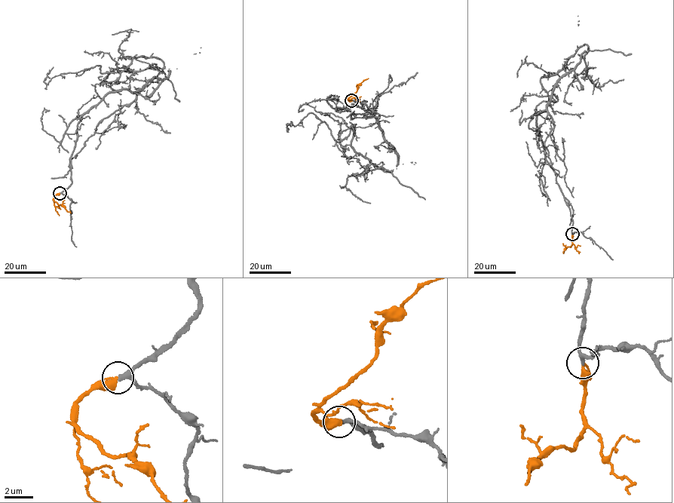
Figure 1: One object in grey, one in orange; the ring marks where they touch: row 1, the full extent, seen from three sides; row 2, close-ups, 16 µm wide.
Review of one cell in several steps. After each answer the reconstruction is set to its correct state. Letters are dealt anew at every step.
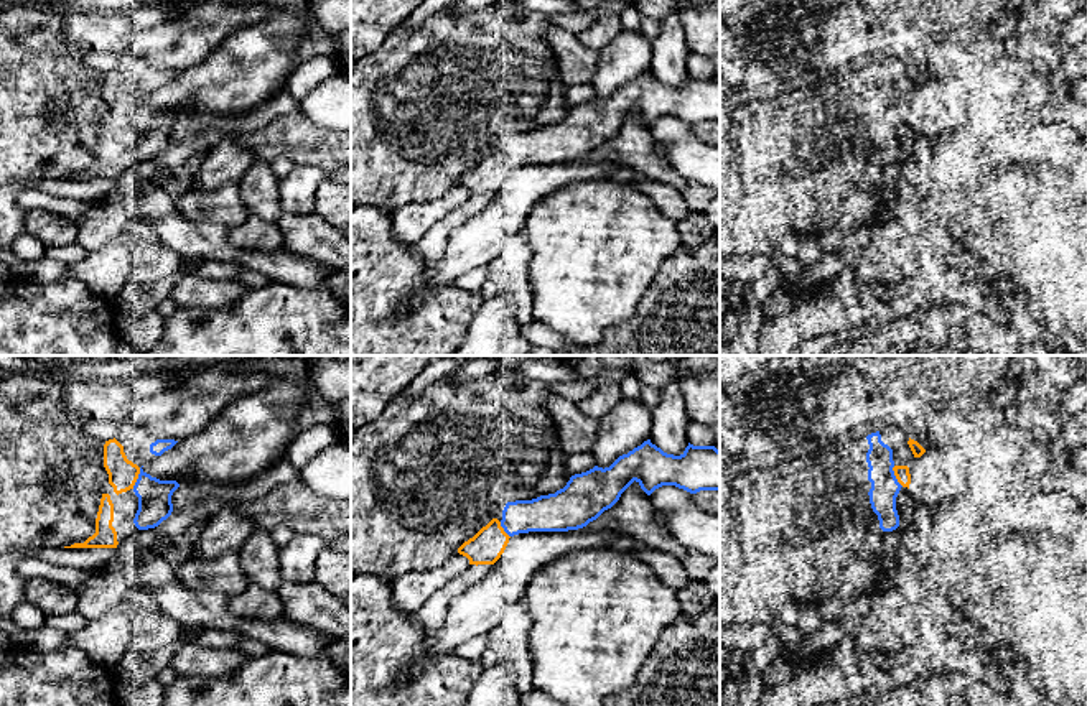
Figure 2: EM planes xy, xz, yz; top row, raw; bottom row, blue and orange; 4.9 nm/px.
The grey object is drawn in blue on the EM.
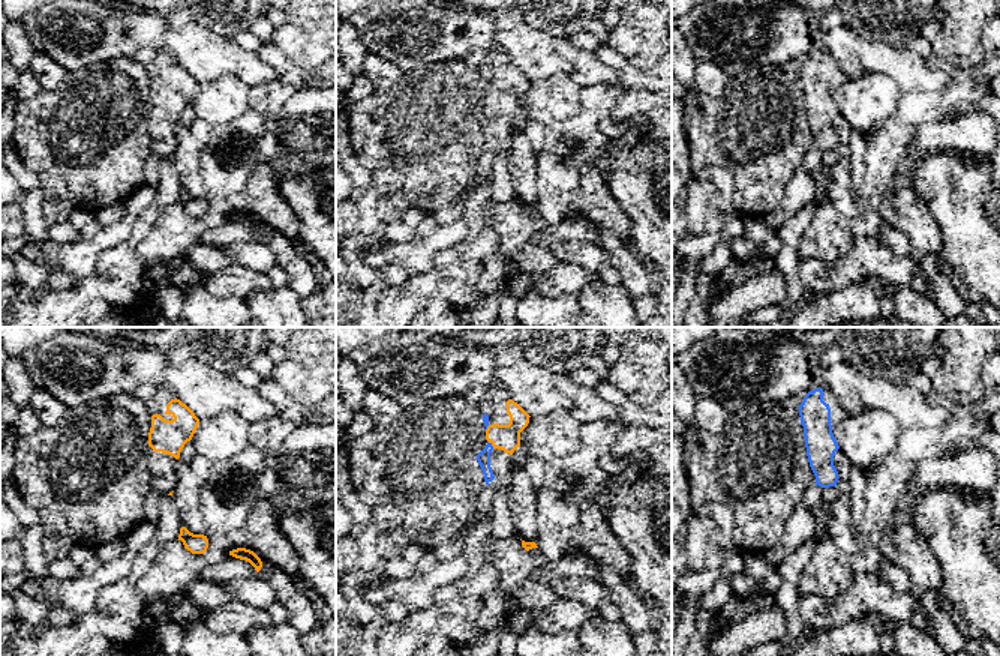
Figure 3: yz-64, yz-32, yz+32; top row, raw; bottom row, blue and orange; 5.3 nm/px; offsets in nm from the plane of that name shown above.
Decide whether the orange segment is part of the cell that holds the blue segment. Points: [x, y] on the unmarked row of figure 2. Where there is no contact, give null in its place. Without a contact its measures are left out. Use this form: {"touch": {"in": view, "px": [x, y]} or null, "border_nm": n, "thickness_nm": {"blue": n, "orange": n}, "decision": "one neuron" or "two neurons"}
{"touch": {"in": "xy", "px": [139, 109]}, "border_nm": 110, "thickness_nm": {"blue": 160, "orange": 140}, "decision": "one neuron"}

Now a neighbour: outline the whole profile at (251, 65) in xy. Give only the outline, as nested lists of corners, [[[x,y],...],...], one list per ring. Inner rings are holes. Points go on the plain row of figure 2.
[[[283,10],[272,12],[262,23],[234,30],[201,63],[180,71],[142,100],[160,112],[176,112],[180,118],[247,112],[283,87],[290,72],[301,63],[301,53],[318,33],[316,18],[310,13],[296,16]]]

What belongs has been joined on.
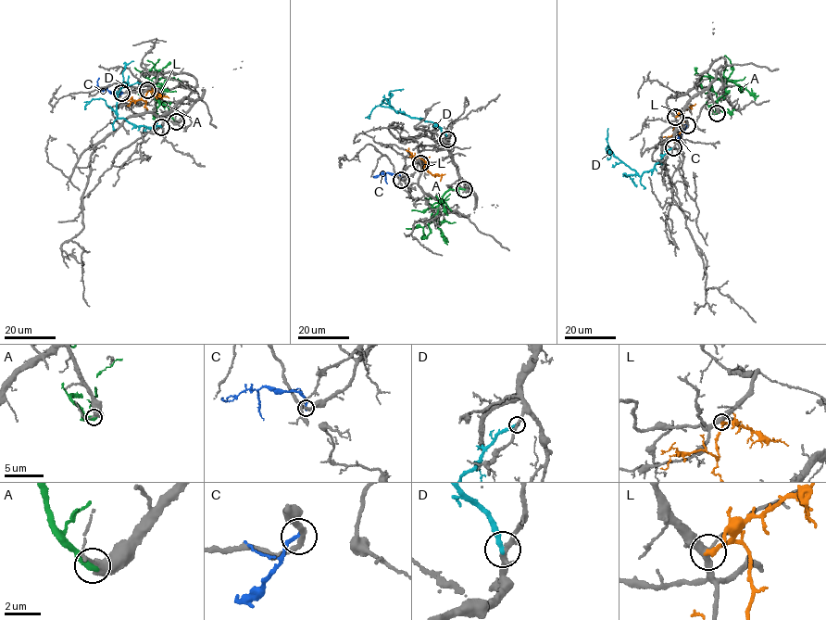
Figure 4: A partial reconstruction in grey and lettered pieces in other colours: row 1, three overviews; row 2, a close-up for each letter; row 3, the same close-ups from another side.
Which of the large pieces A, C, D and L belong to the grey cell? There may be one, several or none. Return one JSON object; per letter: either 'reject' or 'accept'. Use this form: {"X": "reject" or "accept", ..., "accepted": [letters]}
{"A": "reject", "C": "reject", "D": "accept", "L": "reject", "accepted": ["D"]}

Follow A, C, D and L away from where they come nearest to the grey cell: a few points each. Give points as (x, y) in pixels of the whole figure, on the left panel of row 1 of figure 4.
A: (176, 121), (167, 106), (152, 95), (153, 86), (159, 83), (161, 86), (154, 113)
C: (121, 92), (118, 94), (99, 89), (98, 78)
D: (161, 127), (135, 125), (118, 118), (116, 107), (121, 85), (141, 83)
L: (147, 90), (145, 102), (128, 100)

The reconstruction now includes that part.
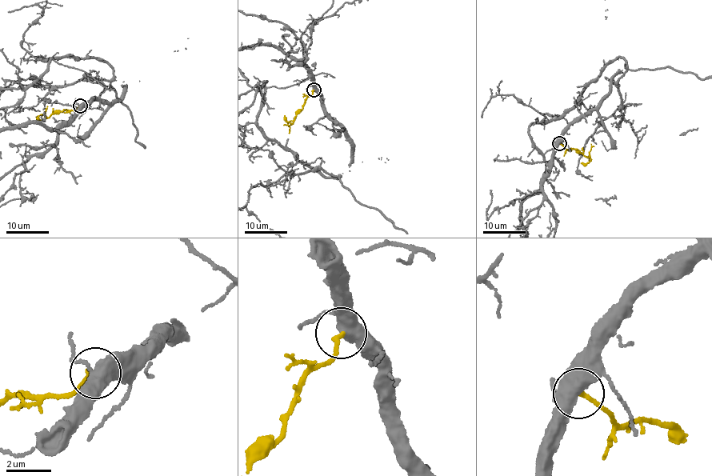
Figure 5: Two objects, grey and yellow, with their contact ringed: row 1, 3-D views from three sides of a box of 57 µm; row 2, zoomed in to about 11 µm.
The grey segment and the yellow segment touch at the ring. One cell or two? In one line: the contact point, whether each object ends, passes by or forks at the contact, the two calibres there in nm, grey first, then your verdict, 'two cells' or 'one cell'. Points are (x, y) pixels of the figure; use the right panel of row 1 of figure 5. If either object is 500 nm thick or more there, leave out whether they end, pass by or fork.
(559, 143) | grey forks | yellow ends | 480/200 nm | one cell

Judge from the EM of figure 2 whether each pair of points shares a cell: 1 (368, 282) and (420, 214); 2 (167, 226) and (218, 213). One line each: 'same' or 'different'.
1: different
2: different

